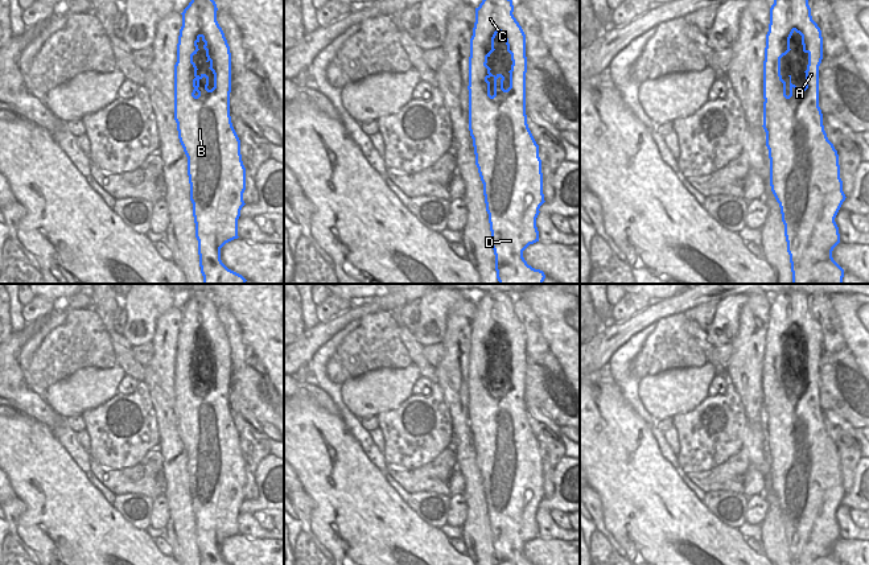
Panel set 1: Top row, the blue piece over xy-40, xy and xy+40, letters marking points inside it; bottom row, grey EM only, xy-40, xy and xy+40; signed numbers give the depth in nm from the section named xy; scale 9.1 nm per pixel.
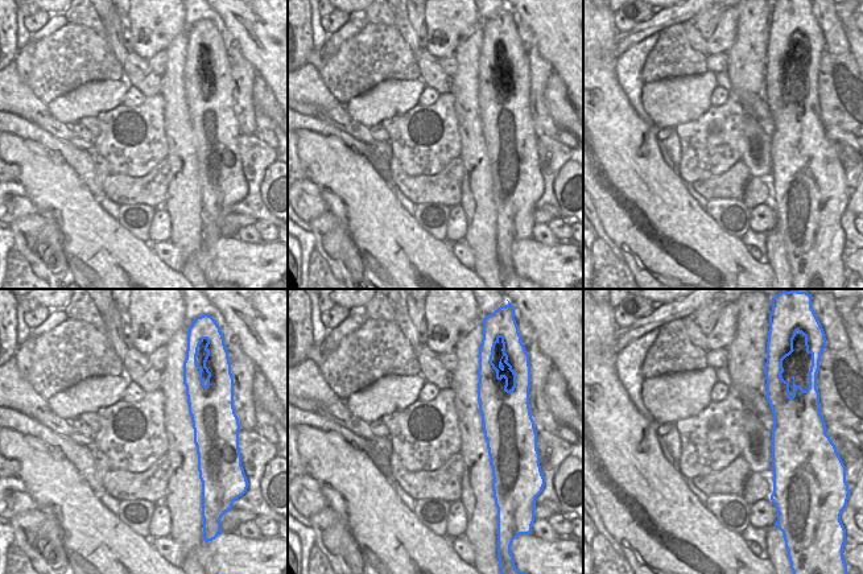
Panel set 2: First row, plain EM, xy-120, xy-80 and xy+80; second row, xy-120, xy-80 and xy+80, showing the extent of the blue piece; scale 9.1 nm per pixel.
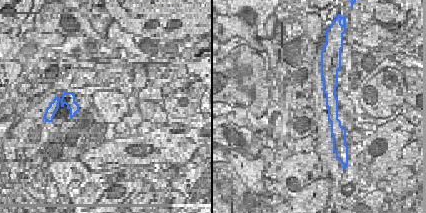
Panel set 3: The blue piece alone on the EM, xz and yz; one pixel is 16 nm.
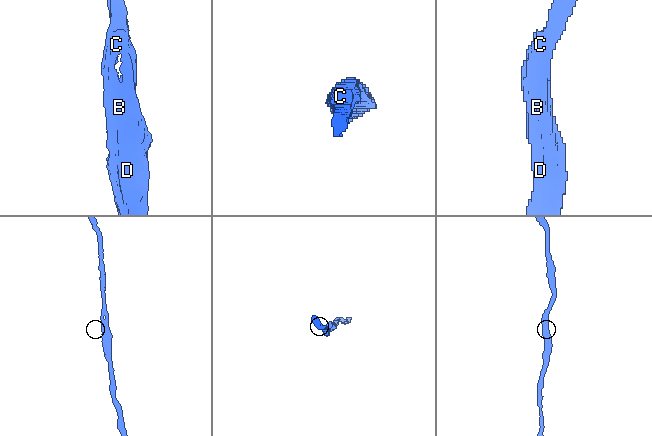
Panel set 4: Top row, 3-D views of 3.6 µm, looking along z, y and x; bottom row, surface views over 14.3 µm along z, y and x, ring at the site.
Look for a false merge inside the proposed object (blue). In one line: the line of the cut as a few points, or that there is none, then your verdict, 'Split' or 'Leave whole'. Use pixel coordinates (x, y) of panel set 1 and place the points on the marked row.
No split. Leave whole

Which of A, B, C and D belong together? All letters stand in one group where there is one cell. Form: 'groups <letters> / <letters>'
groups A B C D

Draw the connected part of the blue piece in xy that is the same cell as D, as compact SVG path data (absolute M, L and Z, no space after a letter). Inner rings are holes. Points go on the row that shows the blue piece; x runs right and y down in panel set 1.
M482 0L475 8L469 57L469 131L483 183L497 279L499 284L543 284L544 272L528 265L523 257L523 251L539 242L536 218L545 201L539 145L528 128L526 115L526 34L512 12L512 0ZM498 32L502 33L512 61L507 90L503 88L504 77L493 75L486 65L495 50L494 38Z

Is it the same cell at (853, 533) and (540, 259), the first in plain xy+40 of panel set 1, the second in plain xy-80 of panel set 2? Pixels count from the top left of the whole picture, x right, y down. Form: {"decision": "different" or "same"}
{"decision": "different"}

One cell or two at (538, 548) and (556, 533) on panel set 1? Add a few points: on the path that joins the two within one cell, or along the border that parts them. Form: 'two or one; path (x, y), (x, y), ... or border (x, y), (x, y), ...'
two; border (539, 535), (546, 539), (563, 539), (565, 541)

